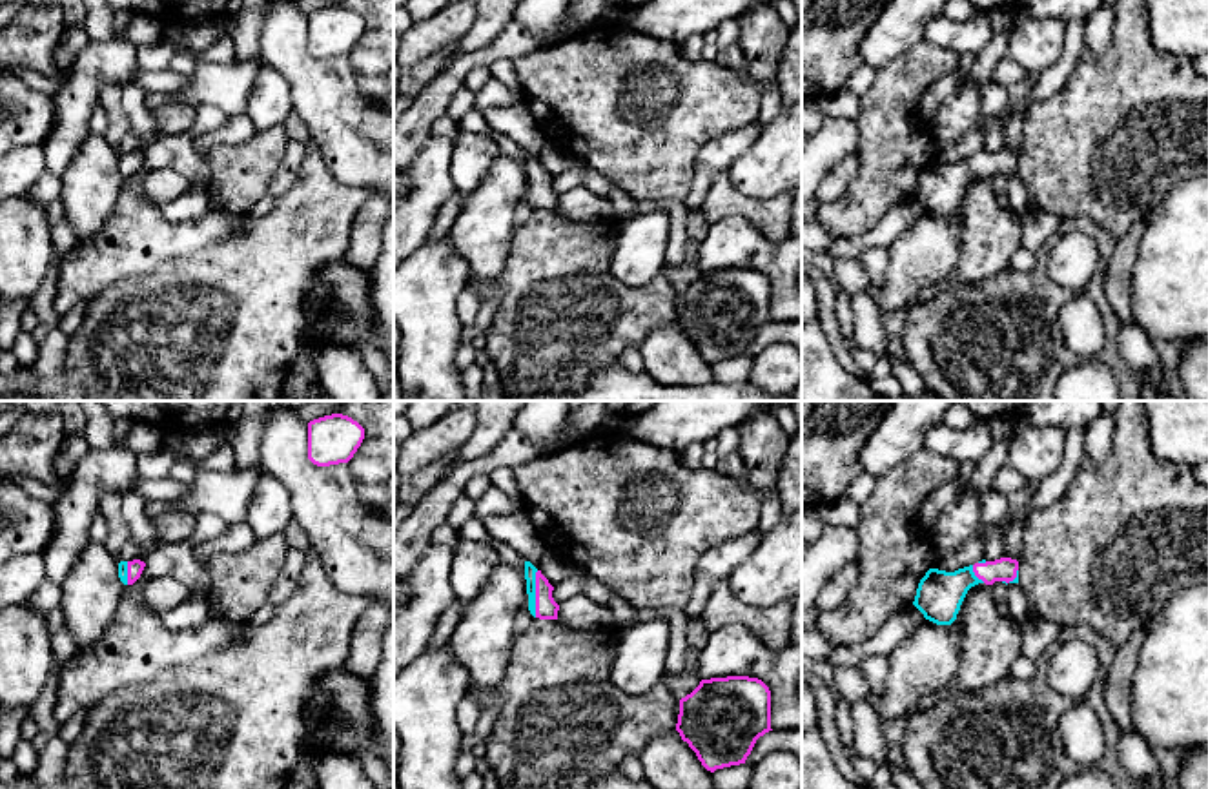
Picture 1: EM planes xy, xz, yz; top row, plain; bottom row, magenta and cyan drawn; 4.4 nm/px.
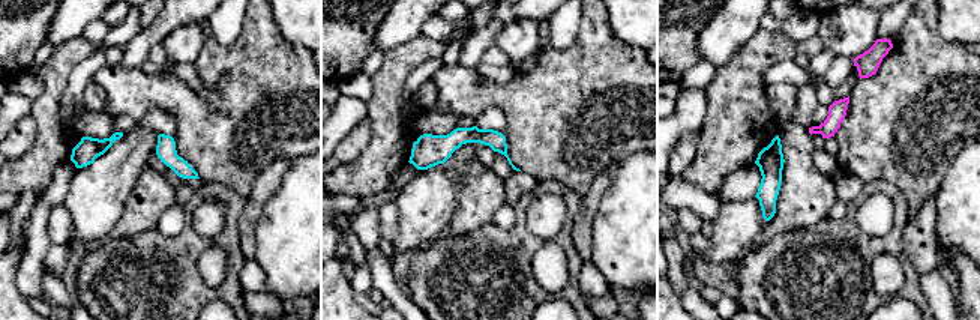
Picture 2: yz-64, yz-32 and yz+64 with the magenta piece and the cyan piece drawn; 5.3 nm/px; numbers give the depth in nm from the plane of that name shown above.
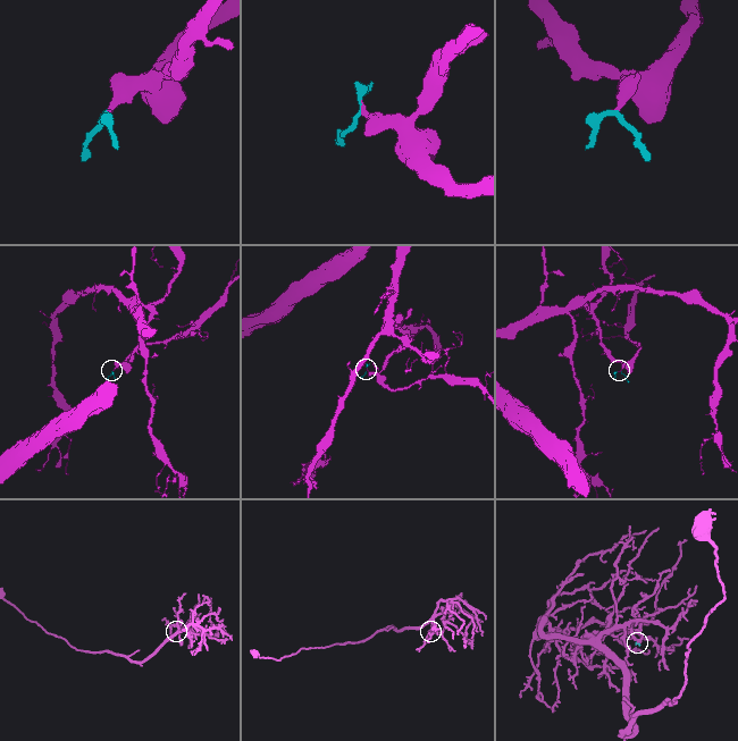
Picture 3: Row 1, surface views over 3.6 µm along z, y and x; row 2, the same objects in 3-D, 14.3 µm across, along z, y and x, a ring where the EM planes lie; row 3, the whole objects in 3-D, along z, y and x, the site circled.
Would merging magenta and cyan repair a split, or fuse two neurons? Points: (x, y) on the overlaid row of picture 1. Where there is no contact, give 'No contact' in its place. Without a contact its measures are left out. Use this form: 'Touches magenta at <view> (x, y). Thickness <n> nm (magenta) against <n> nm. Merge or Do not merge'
Touches magenta at xz (536, 594). Thickness 100 nm (magenta) against 50 nm. Merge

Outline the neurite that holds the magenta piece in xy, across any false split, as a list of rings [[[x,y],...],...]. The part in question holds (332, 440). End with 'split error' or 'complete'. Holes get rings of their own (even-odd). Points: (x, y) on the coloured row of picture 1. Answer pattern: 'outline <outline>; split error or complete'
outline [[[332,414],[308,423],[308,459],[317,466],[348,463],[364,439],[364,428],[348,415]]]; complete

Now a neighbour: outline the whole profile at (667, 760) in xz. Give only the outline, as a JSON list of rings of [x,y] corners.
[[[680,733],[654,736],[640,753],[643,780],[654,789],[714,789],[712,774]]]

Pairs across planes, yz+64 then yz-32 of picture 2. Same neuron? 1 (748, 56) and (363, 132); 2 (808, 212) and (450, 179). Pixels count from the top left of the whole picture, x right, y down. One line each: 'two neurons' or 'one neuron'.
1: two neurons
2: two neurons

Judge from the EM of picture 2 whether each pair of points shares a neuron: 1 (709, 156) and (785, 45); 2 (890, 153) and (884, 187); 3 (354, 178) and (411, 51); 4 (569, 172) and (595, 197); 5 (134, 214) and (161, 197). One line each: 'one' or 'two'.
1: one
2: two
3: one
4: two
5: one

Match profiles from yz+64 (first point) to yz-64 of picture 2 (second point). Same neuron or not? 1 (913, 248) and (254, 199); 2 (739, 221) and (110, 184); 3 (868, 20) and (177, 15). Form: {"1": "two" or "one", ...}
{"1": "one", "2": "one", "3": "two"}

